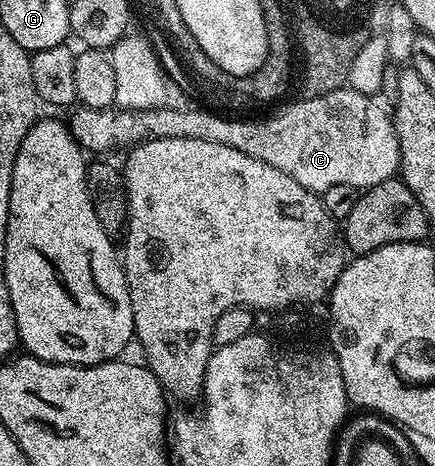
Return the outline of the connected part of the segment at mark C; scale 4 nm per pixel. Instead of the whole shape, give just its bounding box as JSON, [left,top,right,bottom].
[70,86,400,194]

